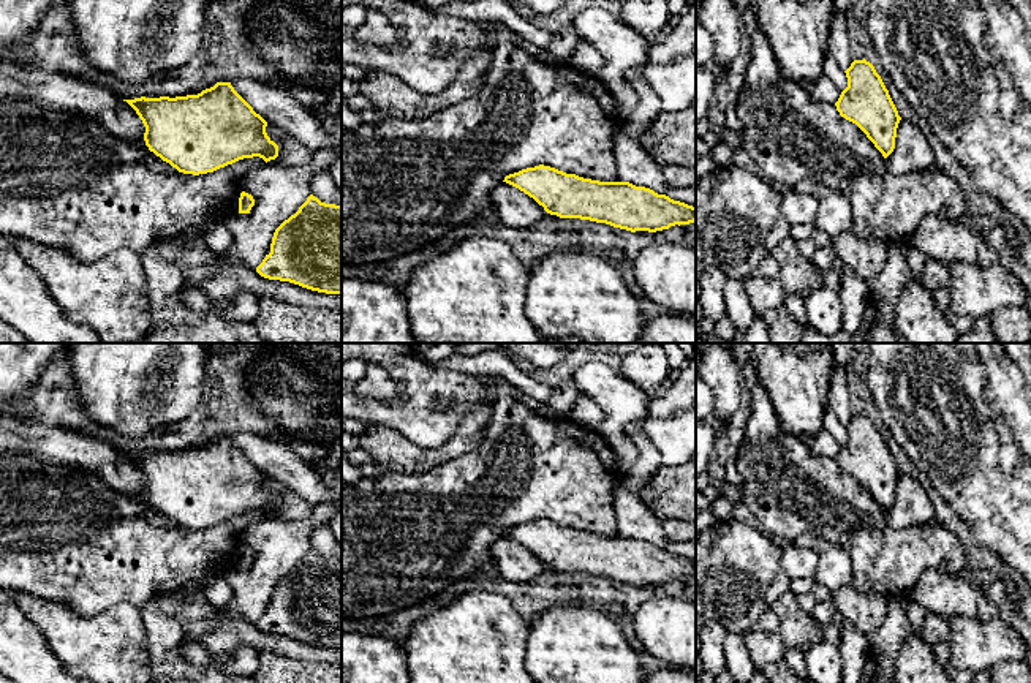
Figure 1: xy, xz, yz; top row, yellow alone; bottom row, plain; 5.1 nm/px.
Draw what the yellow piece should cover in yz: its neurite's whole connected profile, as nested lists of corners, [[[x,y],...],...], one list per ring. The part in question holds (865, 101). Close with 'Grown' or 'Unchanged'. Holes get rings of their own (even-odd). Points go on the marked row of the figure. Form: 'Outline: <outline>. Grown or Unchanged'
Outline: [[[865,58],[854,60],[844,73],[848,87],[835,103],[837,111],[855,123],[887,158],[895,149],[897,128],[901,120],[889,90]]]. Unchanged

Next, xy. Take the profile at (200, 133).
Outline: [[[217,82],[198,95],[134,98],[127,101],[145,126],[144,141],[150,152],[183,174],[207,174],[244,158],[259,157],[266,163],[278,157],[278,145],[267,136],[267,122],[234,90],[231,82]]]. Unchanged

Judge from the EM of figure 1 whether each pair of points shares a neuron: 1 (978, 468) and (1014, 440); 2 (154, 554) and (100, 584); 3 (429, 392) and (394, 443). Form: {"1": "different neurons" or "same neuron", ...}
{"1": "different neurons", "2": "same neuron", "3": "different neurons"}

